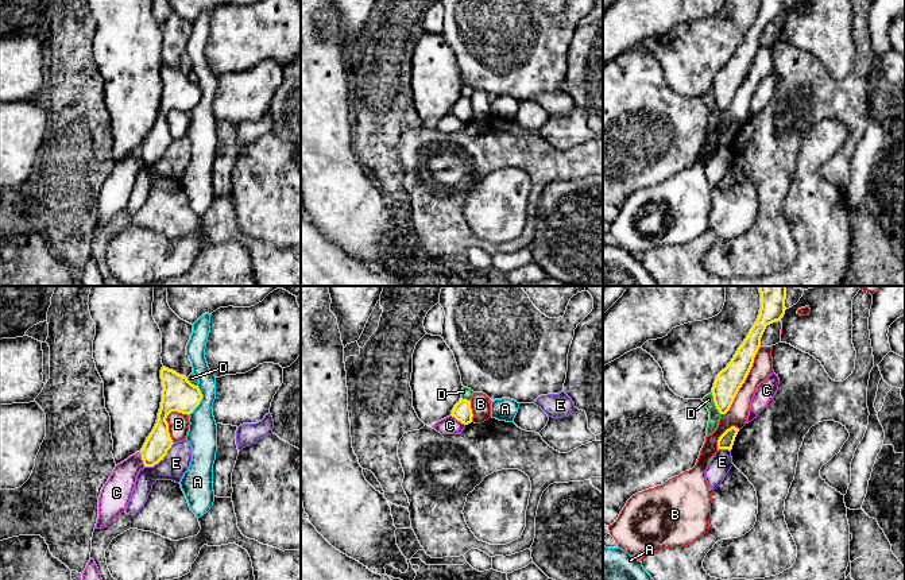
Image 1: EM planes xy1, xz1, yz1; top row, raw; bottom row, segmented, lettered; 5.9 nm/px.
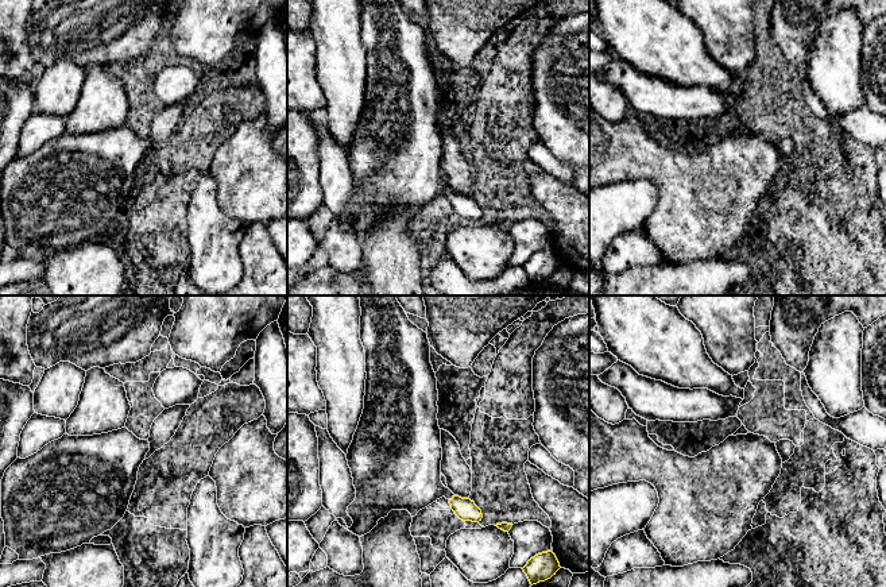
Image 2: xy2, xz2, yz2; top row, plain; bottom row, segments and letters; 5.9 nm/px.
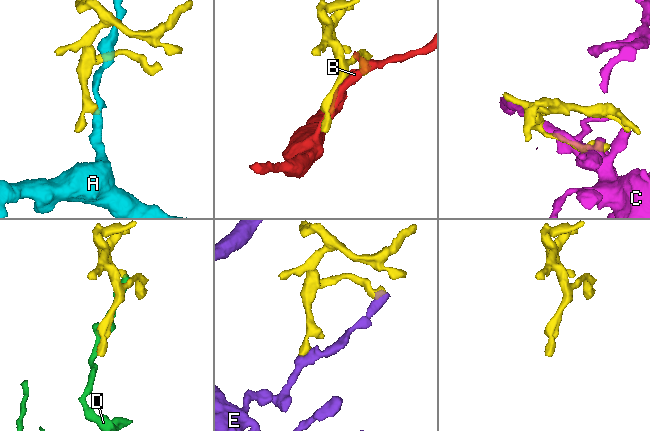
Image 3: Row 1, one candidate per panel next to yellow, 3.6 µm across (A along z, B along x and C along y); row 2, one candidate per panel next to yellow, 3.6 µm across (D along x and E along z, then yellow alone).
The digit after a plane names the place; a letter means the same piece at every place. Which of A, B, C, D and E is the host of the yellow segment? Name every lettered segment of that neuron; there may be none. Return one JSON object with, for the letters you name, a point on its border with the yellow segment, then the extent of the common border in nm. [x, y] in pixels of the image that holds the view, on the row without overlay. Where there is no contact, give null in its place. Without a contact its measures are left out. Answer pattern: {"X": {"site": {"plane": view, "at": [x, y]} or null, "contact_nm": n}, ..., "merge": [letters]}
{"merge": []}

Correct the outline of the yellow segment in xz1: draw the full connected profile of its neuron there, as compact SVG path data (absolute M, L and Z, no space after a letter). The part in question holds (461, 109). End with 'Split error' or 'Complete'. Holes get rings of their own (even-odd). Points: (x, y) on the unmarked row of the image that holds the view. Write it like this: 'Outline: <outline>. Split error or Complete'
Outline: M460 96L460 98L455 103L452 108L452 115L455 115L457 119L460 119L464 123L468 123L472 120L472 107L471 107L471 98Z. Complete

